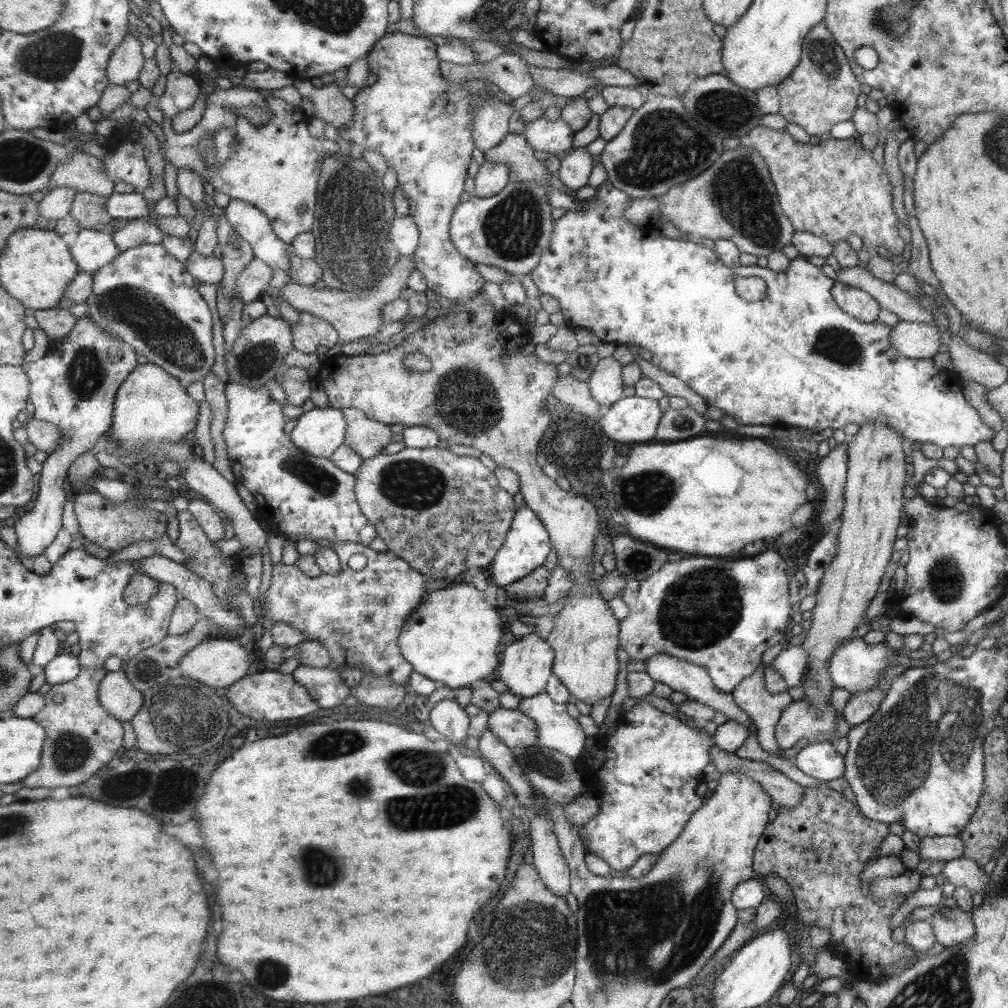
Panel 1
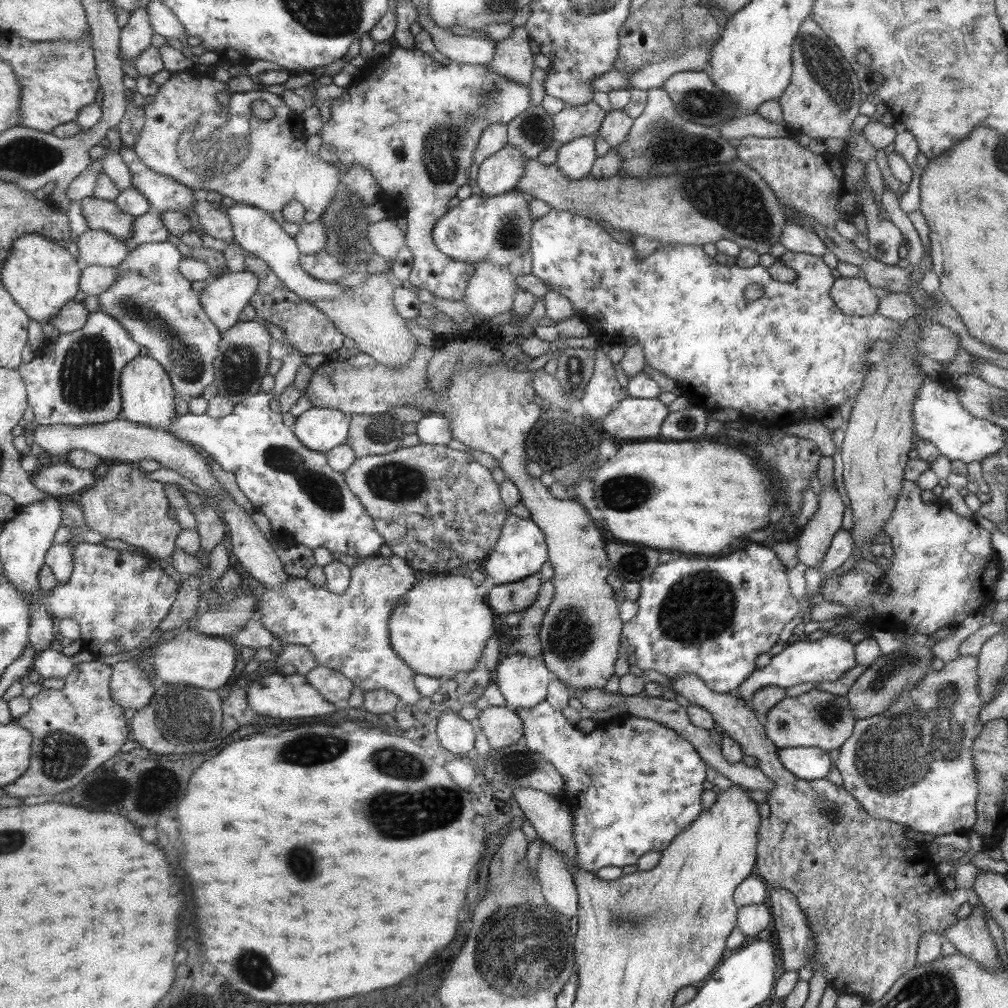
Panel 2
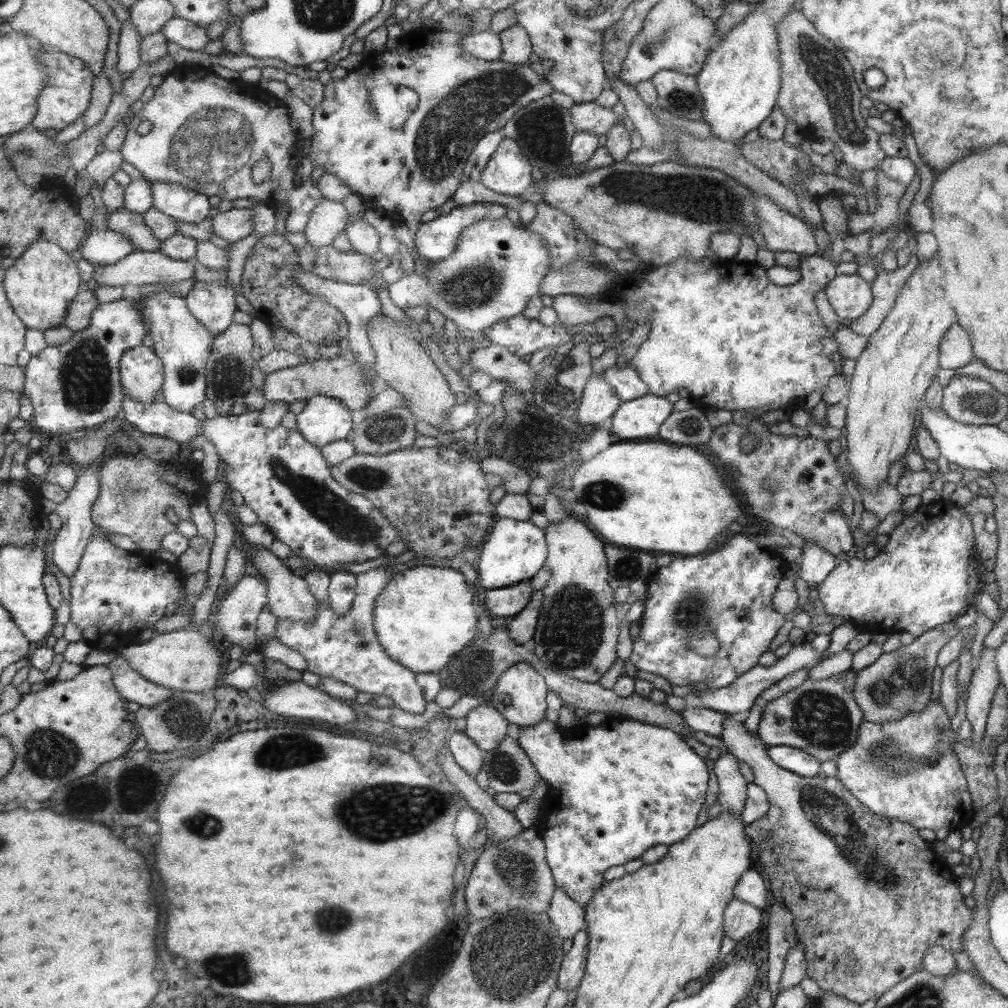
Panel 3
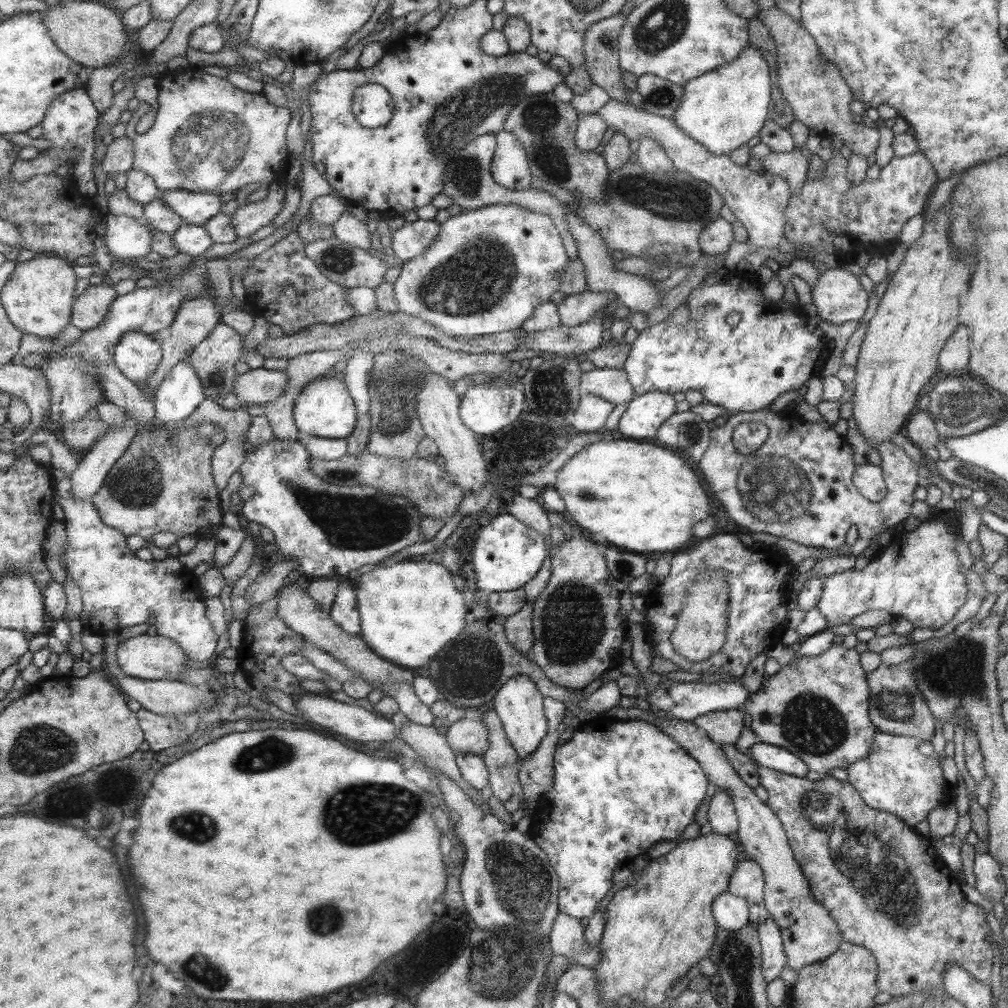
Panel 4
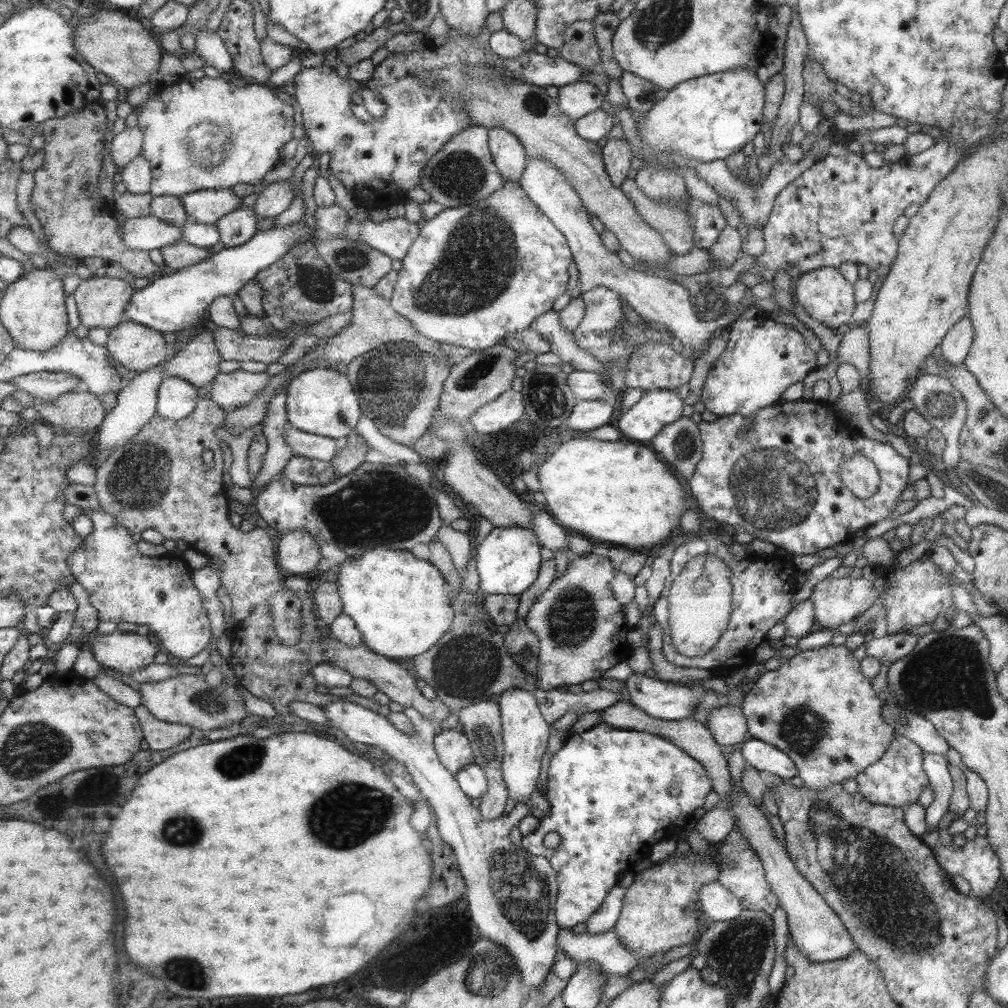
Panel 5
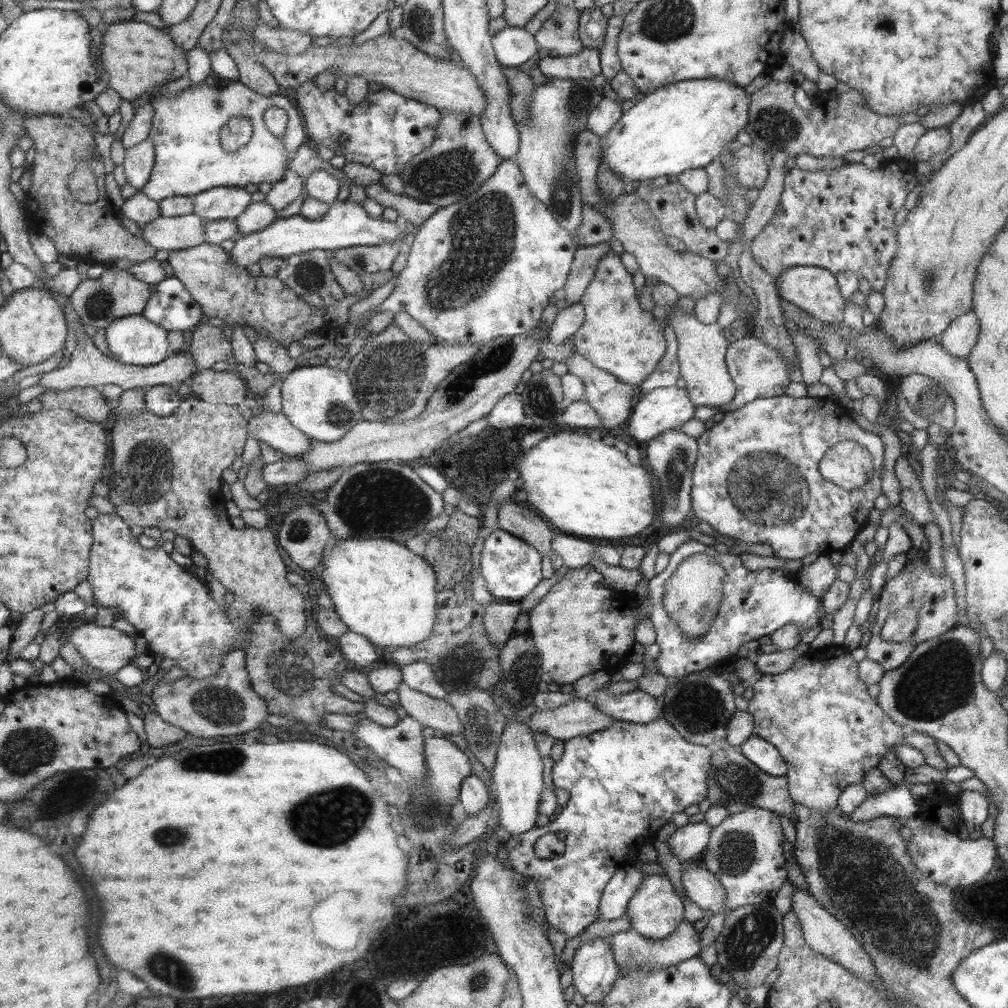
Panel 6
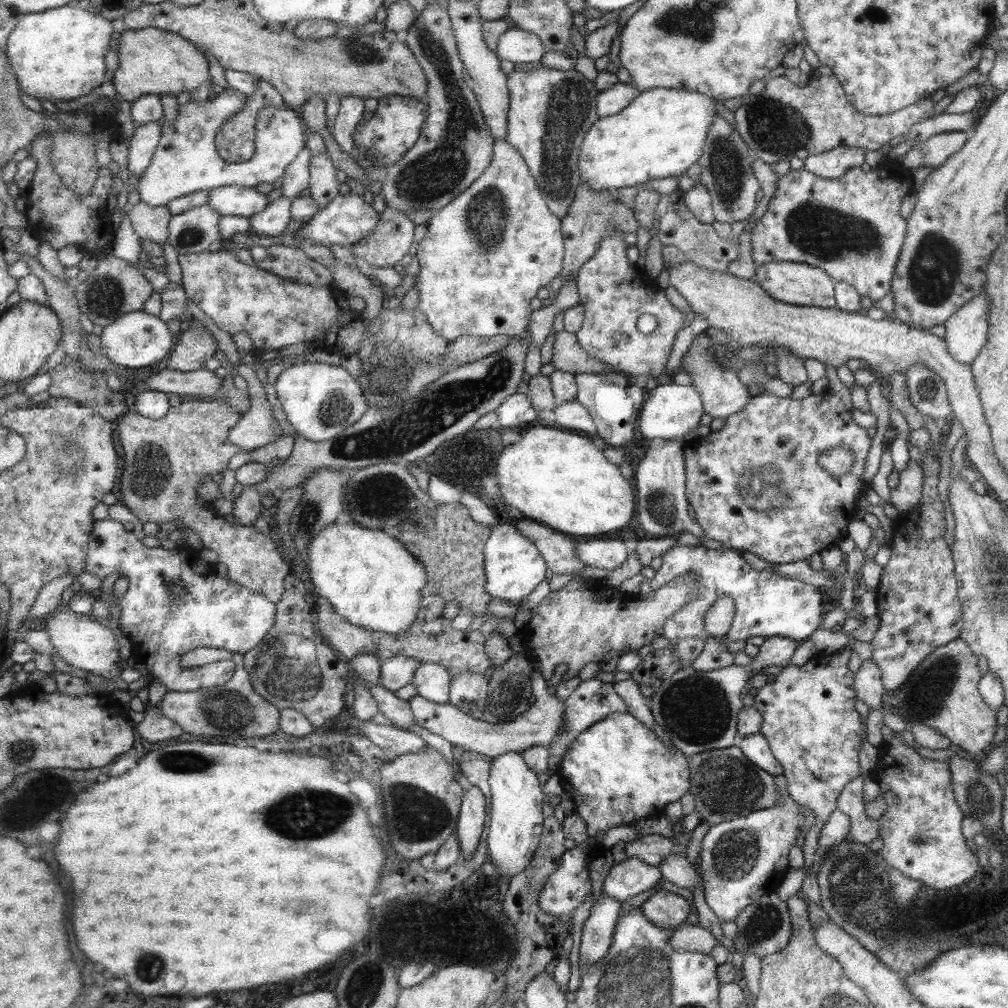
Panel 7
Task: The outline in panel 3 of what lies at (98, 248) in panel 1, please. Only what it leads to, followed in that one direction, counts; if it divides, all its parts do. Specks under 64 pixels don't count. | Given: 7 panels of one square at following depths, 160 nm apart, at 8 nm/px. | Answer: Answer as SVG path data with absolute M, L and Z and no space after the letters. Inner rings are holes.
M91 227L81 254L93 266L104 266L123 261L135 250L136 246L120 231Z

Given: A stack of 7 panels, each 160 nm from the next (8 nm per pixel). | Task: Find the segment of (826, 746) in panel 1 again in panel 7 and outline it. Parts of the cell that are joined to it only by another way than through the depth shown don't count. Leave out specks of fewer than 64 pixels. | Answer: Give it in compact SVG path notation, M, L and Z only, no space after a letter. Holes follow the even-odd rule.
M757 732L743 737L739 736L735 744L757 768L774 777L783 773L783 767L777 762L767 739L761 733Z

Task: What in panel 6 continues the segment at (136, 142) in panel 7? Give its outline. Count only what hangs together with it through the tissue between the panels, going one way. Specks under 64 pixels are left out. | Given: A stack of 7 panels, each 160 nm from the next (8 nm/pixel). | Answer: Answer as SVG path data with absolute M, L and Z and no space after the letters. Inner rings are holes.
M149 136L147 141L126 150L124 167L126 180L140 191L144 189L151 180L156 165L156 144Z

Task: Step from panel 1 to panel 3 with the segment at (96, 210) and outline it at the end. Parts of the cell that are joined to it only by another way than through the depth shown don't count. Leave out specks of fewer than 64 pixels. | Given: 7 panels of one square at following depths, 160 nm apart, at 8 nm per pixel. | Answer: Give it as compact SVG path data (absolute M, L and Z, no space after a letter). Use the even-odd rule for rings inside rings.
M126 208L119 210L107 209L107 228L120 231L136 246L137 250L155 252L160 250L162 241L152 233L146 224L143 214L127 211Z

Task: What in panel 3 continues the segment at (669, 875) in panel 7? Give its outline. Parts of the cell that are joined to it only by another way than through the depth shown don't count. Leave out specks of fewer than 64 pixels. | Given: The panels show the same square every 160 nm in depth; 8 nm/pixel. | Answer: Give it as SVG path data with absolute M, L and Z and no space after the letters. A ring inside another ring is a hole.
M733 898L724 910L725 934L734 942L749 937L760 927L762 919L762 912L758 908Z

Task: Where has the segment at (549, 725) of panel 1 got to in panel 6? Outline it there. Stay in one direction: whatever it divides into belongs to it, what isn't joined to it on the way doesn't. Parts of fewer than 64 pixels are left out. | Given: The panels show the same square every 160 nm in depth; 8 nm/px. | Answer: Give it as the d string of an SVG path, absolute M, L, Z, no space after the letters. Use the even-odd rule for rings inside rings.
M662 718L645 724L615 720L611 726L572 736L564 742L562 755L552 764L549 779L553 787L568 792L569 799L546 825L531 828L521 833L519 838L511 838L505 843L507 862L513 870L536 883L549 925L570 939L596 920L601 893L616 870L625 864L624 856L631 853L637 855L641 846L655 839L659 828L645 826L663 826L672 820L673 814L680 813L691 804L697 805L706 798L710 756L707 746L690 743ZM545 833L561 836L564 841L564 853L561 856L552 859L536 857L537 838Z

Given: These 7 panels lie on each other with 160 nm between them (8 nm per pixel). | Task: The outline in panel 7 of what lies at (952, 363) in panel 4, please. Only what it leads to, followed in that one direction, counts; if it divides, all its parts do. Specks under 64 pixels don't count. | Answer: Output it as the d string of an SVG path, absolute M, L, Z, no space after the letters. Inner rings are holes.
M984 292L965 303L944 322L939 331L948 354L957 362L971 365L984 347L988 332L988 299Z

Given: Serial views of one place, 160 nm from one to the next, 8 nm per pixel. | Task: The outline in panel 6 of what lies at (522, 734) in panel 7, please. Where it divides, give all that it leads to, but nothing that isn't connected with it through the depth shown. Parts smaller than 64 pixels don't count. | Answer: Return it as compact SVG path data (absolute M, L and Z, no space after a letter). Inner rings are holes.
M402 681L399 682L395 692L398 696L398 703L405 710L406 715L417 719L425 728L432 728L442 736L461 733L465 734L466 739L469 739L454 708L446 699L434 699L415 692ZM586 699L570 700L551 710L536 710L528 720L533 736L547 733L564 742L572 736L589 734L614 723L612 716L600 711Z

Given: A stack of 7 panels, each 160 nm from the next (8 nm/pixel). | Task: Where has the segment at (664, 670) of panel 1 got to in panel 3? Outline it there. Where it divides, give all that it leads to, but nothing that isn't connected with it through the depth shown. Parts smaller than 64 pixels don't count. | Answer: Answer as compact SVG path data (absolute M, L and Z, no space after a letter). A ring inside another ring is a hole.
M722 713L721 726L720 738L726 745L726 750L733 754L735 758L741 760L741 762L749 765L754 774L752 783L757 784L765 792L770 804L765 818L757 819L754 824L745 824L744 830L747 832L748 838L759 848L756 868L766 879L770 898L778 903L782 903L793 915L794 927L798 936L796 940L803 945L804 957L807 962L806 975L821 990L826 992L832 991L833 994L843 995L855 1003L863 1004L865 1000L877 1000L896 982L903 981L910 974L921 970L923 968L923 956L931 945L945 947L945 950L952 953L963 950L963 943L961 943L962 934L972 924L971 918L975 918L975 914L963 906L963 896L957 890L957 881L962 878L953 878L951 874L941 876L941 870L949 872L947 866L935 856L931 844L917 836L915 827L910 826L908 822L901 822L900 819L873 814L836 777L805 778L793 774L792 771L783 770L769 758L768 746L760 741L756 733L750 733L744 726L744 723L735 721L732 715Z

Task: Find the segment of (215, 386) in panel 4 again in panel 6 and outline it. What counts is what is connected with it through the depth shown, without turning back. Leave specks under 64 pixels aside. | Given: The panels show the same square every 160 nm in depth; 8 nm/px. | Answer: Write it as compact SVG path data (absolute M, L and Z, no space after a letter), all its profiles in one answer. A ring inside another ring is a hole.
M82 321L81 325L76 329L76 347L69 358L68 363L63 363L58 368L48 374L42 374L38 380L38 384L46 388L47 393L53 393L55 390L71 390L72 388L102 388L104 385L116 384L121 386L124 391L150 388L157 385L175 384L175 382L184 382L199 371L198 366L189 355L184 351L178 351L171 354L161 364L153 366L135 366L127 365L118 361L112 355L105 355L95 344L93 340L84 331Z

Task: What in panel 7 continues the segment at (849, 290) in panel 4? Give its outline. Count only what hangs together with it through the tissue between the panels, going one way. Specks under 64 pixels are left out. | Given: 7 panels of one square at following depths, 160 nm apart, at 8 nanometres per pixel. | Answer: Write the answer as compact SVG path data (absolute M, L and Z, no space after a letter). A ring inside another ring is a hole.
M773 261L756 266L754 282L765 289L765 292L782 303L793 306L815 306L822 309L833 306L833 279L820 267L808 263Z

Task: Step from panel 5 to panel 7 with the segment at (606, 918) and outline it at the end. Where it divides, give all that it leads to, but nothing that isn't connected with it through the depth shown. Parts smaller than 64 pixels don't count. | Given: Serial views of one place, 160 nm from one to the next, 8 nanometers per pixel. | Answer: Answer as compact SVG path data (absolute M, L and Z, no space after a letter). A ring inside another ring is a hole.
M626 858L619 863L613 863L602 882L602 894L623 904L631 896L645 892L661 882L662 877L657 867L642 859Z

